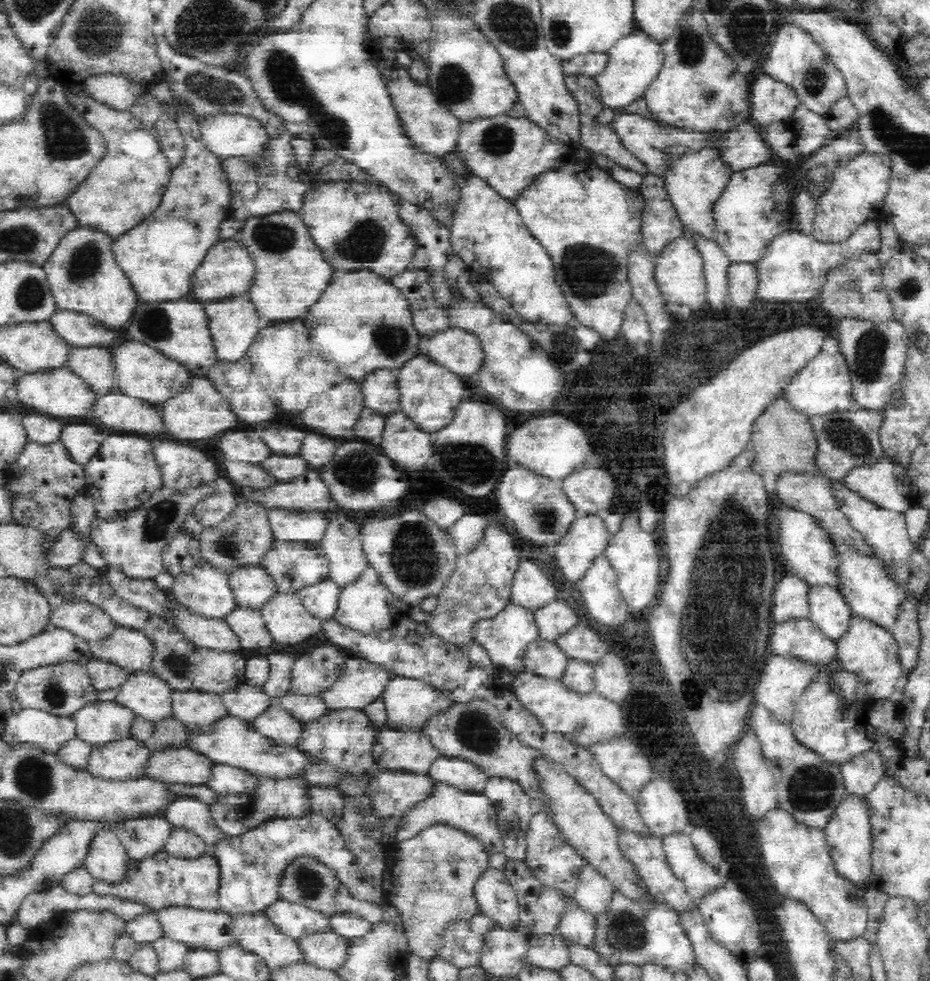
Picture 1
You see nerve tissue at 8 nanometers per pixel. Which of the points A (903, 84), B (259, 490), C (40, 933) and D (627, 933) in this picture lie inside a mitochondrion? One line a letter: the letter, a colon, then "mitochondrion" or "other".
A: other
B: other
C: other
D: mitochondrion

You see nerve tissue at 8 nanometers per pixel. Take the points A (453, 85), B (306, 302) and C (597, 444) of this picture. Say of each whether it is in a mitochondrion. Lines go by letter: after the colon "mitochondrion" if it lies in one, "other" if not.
A: mitochondrion
B: other
C: other

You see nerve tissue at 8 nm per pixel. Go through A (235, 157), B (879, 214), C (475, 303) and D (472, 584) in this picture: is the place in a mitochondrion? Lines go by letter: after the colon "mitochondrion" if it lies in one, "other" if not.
A: other
B: other
C: other
D: other

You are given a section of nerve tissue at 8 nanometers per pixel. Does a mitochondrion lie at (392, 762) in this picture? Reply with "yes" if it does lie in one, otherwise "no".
no

